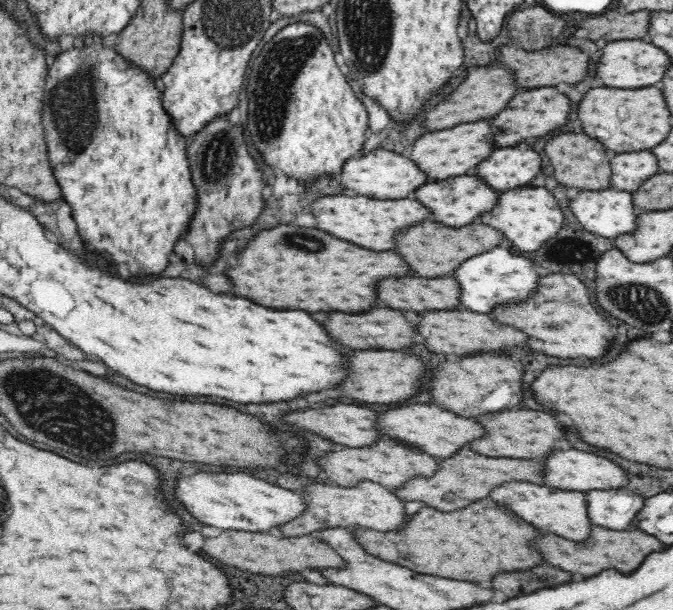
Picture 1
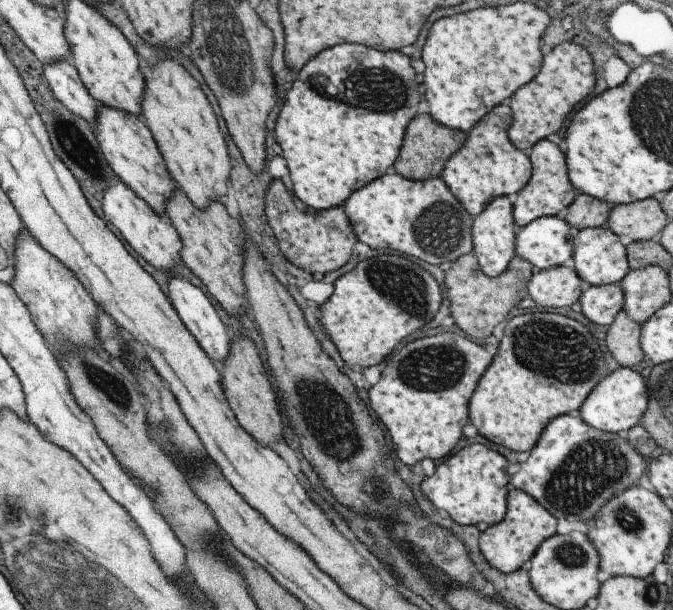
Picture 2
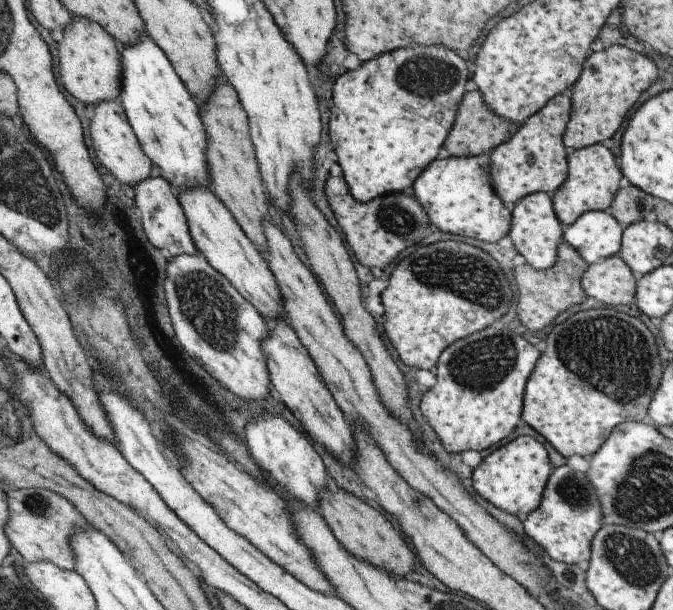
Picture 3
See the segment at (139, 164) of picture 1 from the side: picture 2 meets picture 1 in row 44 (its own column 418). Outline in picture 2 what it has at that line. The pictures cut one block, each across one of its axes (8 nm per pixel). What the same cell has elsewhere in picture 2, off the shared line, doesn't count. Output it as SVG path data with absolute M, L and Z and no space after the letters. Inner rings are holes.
M337 44L337 46L326 48L313 58L310 58L303 65L303 68L297 72L291 88L285 93L285 101L278 114L274 133L277 144L282 148L281 156L287 162L290 180L293 184L291 192L300 204L315 211L339 207L344 204L352 192L358 191L368 182L392 170L392 164L396 161L402 145L407 123L415 116L417 103L422 99L420 84L415 82L415 72L413 72L409 62L411 60L405 54L401 54L401 52L377 52L377 50L359 46L359 44Z

